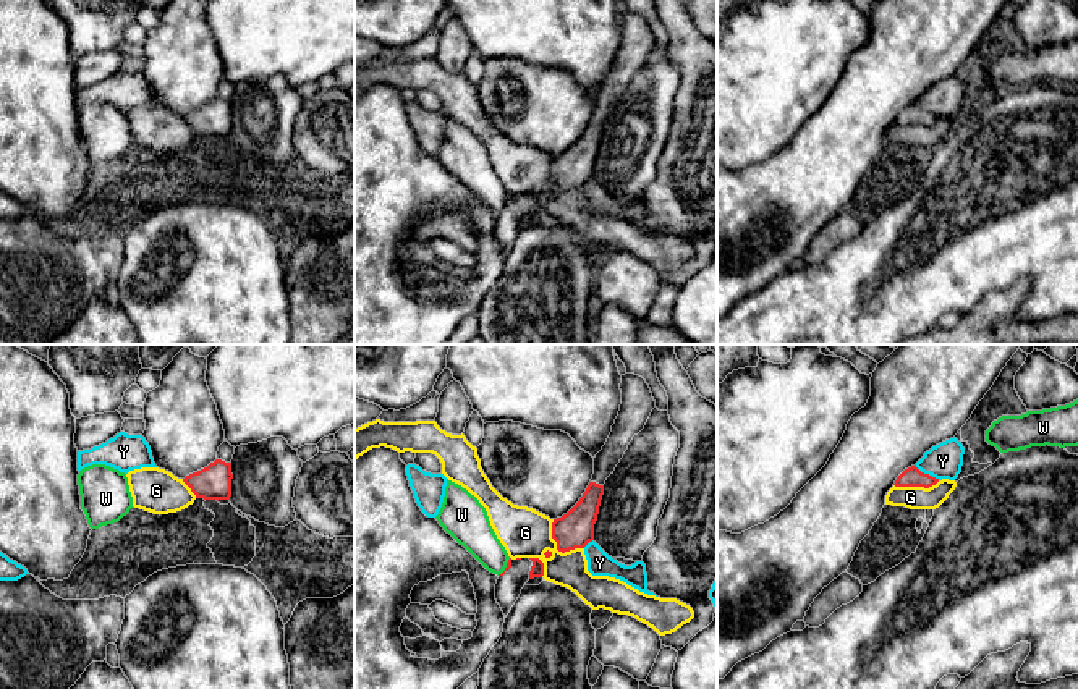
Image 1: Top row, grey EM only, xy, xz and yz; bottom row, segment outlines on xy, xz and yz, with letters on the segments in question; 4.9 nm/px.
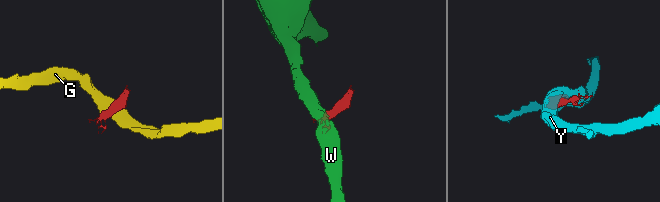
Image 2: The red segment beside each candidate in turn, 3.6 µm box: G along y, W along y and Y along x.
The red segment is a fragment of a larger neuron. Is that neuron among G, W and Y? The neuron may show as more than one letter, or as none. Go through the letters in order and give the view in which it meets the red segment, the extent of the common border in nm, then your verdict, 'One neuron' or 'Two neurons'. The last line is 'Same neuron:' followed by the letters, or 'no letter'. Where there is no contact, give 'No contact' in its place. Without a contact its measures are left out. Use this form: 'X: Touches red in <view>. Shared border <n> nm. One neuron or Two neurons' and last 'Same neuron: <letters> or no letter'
G: Touches red in xz. Shared border 220 nm. Two neurons
W: Touches red in xz. Shared border 110 nm. Two neurons
Y: Touches red in yz. Shared border 140 nm. Two neurons
Same neuron: no letter

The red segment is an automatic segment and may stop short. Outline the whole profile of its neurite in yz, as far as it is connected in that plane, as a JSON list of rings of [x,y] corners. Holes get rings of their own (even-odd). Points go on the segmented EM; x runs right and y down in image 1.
[[[916,466],[905,469],[895,480],[895,487],[924,487],[929,488],[936,485],[939,479],[921,472]]]

